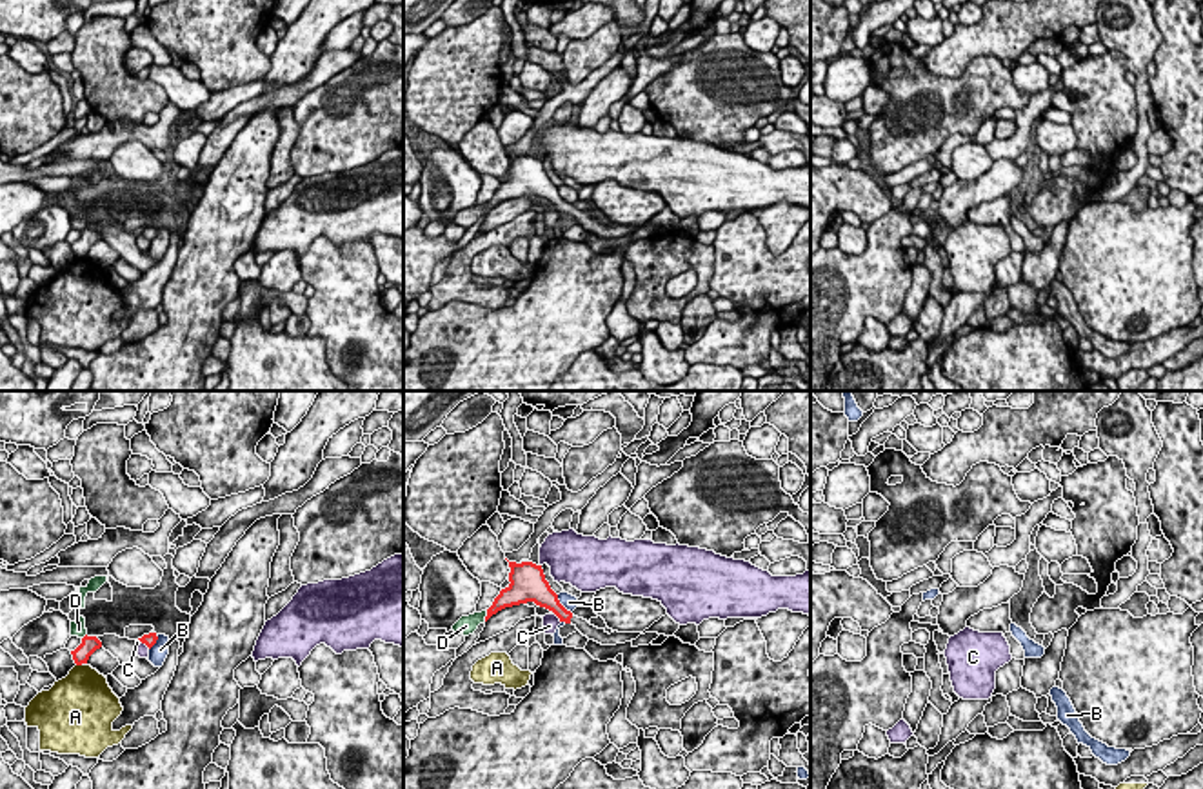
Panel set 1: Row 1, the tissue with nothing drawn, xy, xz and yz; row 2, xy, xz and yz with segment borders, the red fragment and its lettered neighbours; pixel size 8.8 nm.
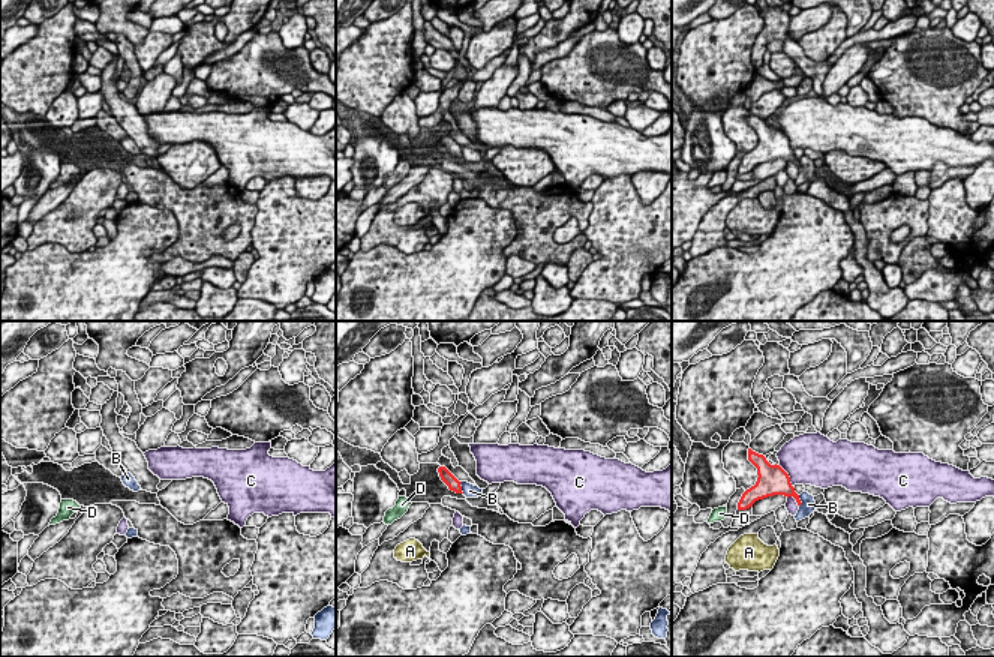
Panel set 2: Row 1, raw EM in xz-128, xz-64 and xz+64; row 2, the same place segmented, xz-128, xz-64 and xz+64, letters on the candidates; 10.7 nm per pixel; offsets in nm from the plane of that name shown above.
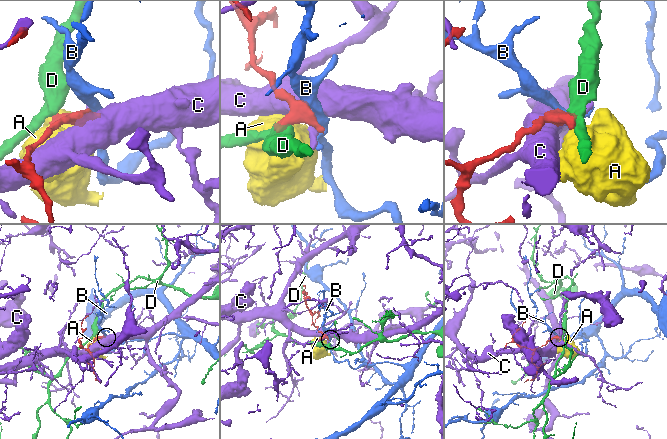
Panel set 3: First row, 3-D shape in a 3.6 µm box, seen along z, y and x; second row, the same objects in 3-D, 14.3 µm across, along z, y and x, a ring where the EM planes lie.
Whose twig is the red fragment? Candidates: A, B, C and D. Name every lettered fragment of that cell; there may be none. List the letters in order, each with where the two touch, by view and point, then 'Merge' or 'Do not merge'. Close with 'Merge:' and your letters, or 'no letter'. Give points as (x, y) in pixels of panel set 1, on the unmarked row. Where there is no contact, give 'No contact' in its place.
A: Touches red at xy (79, 257). Do not merge
B: Touches red at xz (560, 197). Do not merge
C: Touches red at xz (558, 209). Do not merge
D: Touches red at xz (487, 208). Do not merge
Merge: no letter

